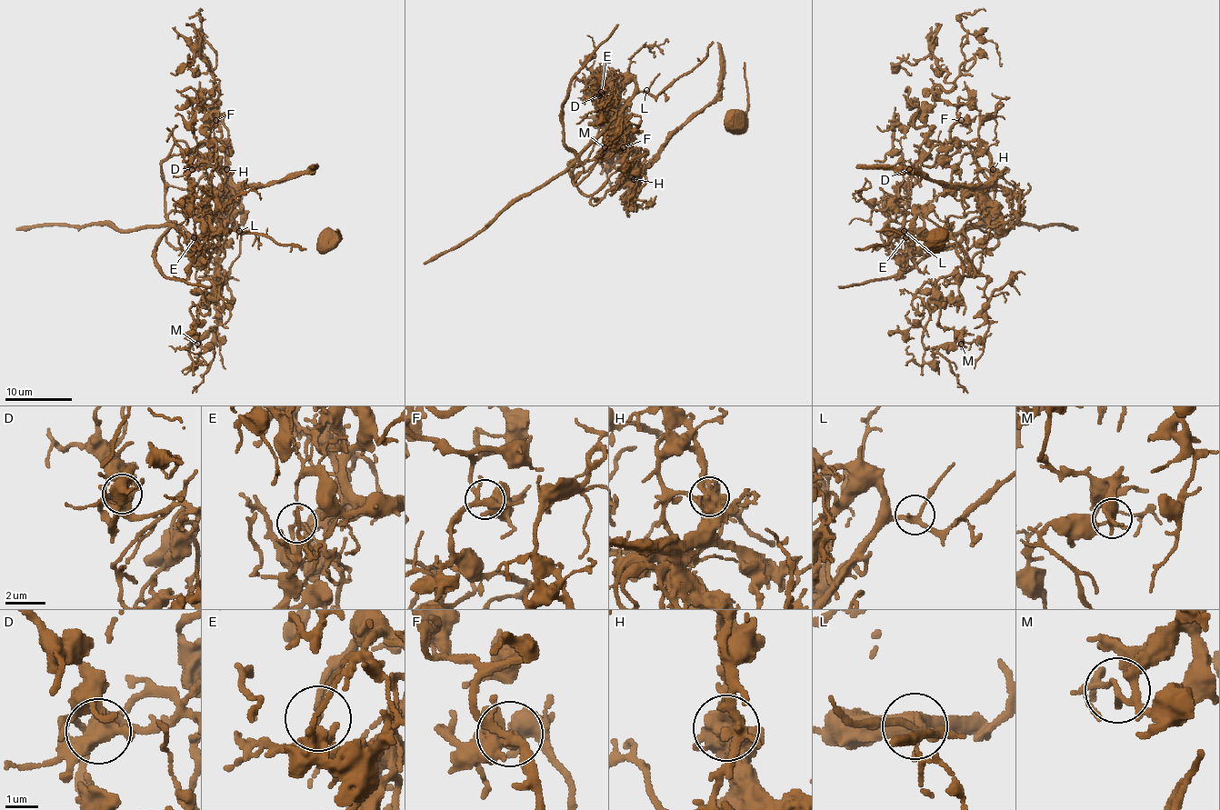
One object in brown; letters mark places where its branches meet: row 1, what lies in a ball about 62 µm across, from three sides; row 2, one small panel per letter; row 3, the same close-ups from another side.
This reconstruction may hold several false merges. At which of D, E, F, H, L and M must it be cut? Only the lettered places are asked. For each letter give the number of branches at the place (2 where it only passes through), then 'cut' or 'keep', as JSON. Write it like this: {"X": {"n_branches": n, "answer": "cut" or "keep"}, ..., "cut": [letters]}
{"D": {"n_branches": 4, "answer": "keep"}, "E": {"n_branches": 3, "answer": "cut"}, "F": {"n_branches": 4, "answer": "keep"}, "H": {"n_branches": 6, "answer": "cut"}, "L": {"n_branches": 3, "answer": "keep"}, "M": {"n_branches": 2, "answer": "keep"}, "cut": ["E", "H"]}

